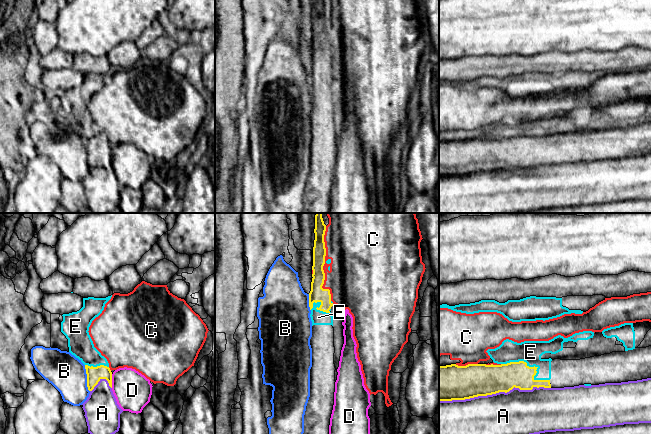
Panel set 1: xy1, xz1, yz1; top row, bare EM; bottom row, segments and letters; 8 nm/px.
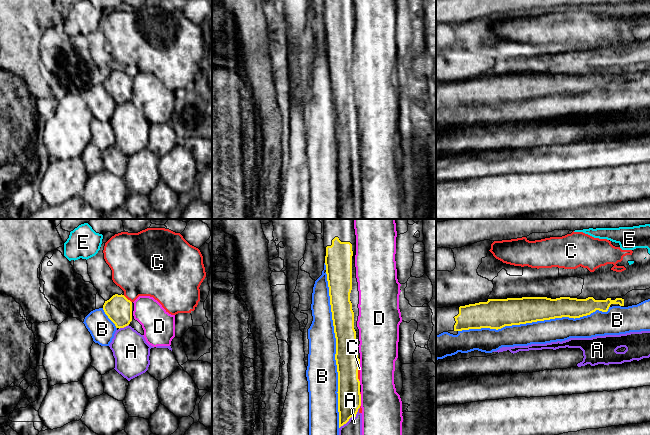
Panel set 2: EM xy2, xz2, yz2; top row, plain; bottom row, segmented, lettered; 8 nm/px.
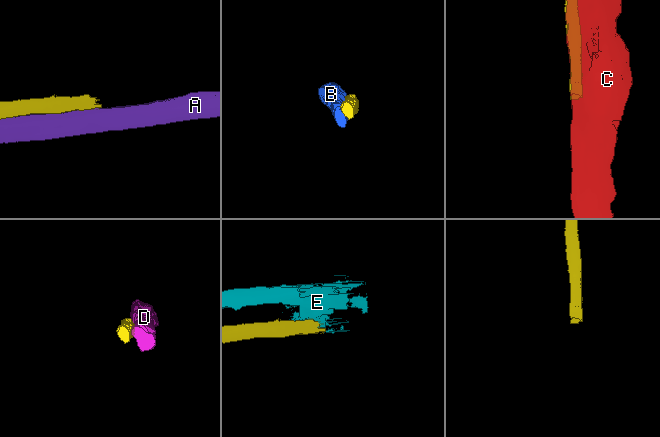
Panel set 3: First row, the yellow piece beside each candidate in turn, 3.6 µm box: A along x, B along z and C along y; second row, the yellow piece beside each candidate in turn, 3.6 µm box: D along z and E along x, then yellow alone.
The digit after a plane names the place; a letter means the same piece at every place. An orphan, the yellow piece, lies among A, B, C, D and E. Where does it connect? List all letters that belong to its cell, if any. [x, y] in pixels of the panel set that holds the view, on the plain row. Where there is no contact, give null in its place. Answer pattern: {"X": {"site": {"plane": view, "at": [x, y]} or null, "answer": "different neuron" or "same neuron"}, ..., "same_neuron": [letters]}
{"A": {"site": {"plane": "yz1", "at": [494, 169]}, "answer": "different neuron"}, "B": {"site": {"plane": "xz2", "at": [336, 126]}, "answer": "different neuron"}, "C": {"site": {"plane": "xz1", "at": [323, 41]}, "answer": "different neuron"}, "D": {"site": {"plane": "xy1", "at": [111, 157]}, "answer": "different neuron"}, "E": {"site": {"plane": "yz1", "at": [531, 143]}, "answer": "different neuron"}, "same_neuron": []}

